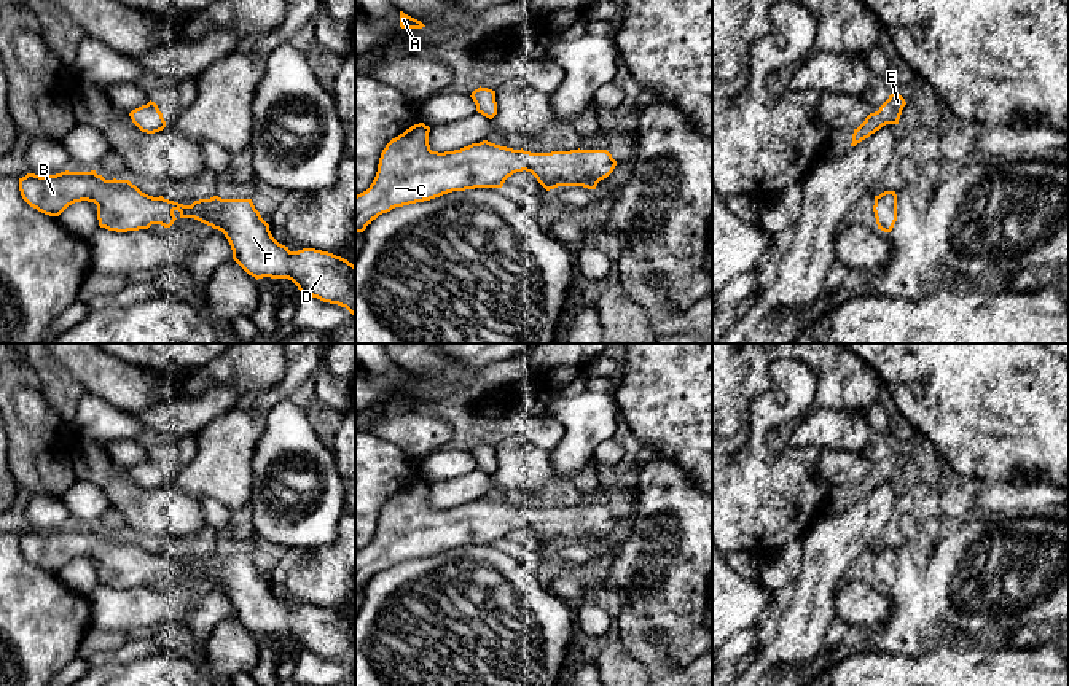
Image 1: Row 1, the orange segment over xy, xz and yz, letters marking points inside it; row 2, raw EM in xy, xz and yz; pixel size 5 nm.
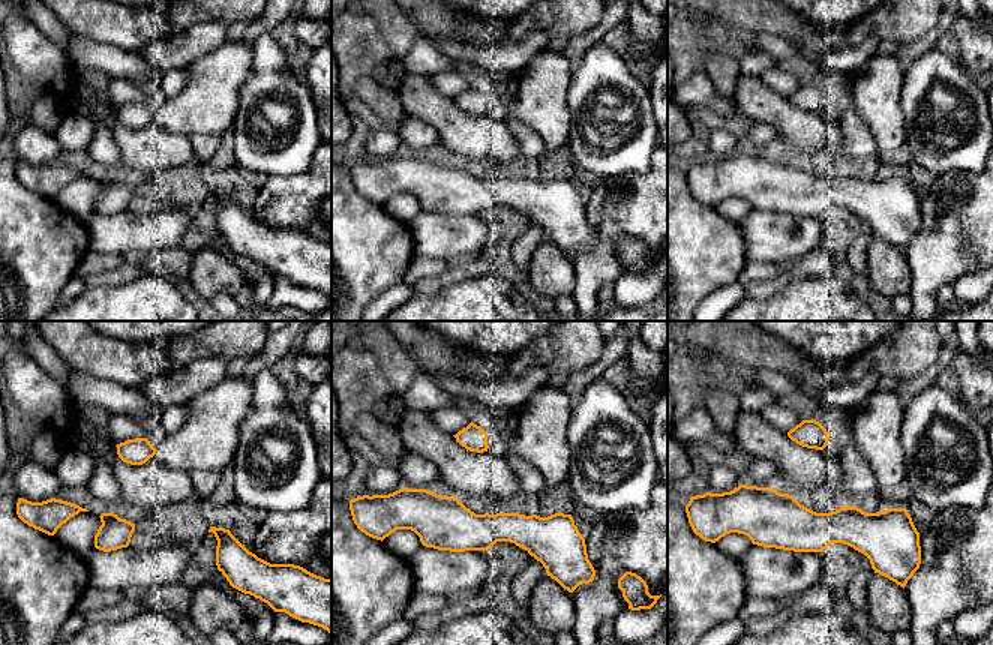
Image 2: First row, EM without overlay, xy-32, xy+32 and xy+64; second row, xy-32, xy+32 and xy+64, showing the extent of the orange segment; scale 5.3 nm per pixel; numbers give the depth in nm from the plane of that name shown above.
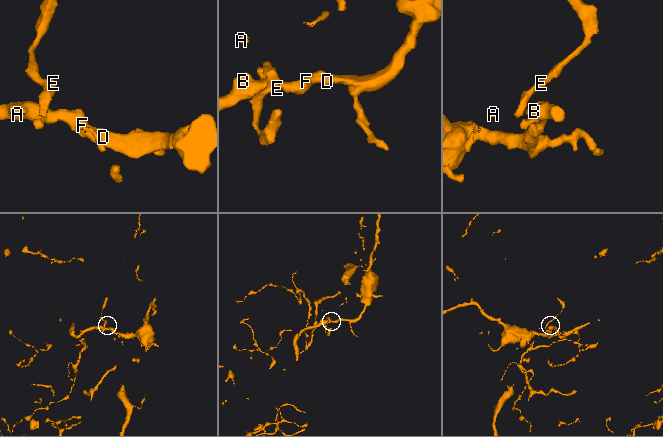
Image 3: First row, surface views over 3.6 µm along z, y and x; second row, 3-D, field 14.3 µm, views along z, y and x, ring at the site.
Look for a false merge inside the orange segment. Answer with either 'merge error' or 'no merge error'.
merge error

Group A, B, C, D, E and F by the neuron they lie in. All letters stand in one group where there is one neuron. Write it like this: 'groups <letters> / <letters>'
groups A D E F / B C

